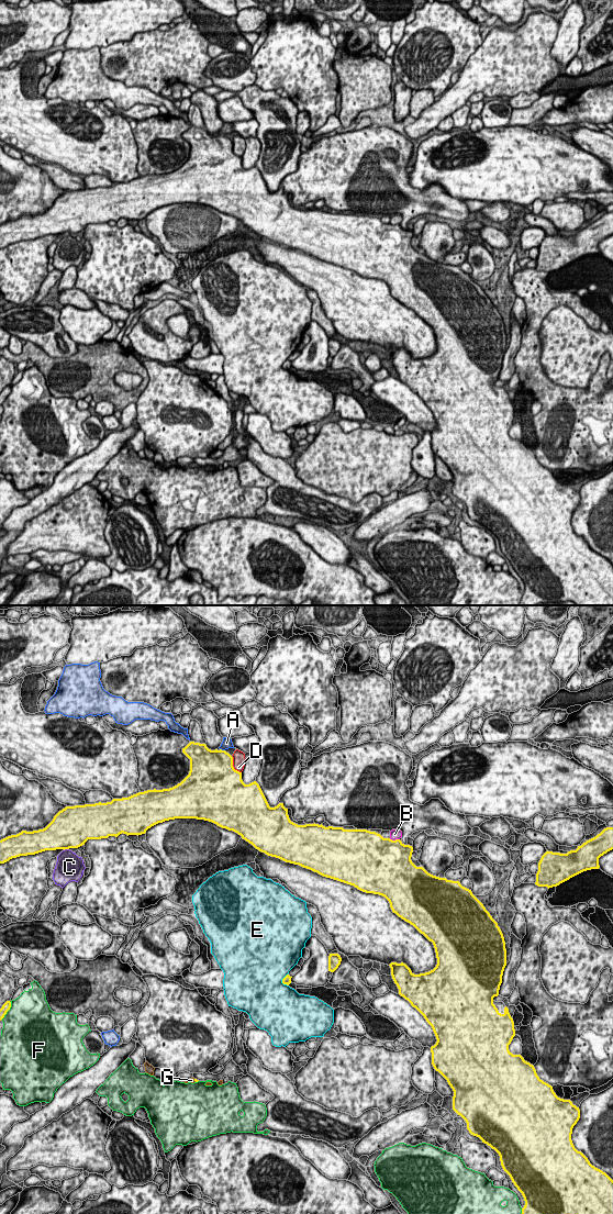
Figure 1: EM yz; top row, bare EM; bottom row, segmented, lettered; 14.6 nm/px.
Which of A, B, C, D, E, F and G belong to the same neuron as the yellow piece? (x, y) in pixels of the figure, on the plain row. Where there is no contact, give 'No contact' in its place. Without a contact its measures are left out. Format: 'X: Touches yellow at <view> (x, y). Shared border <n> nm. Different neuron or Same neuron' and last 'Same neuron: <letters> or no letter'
A: Touches yellow at yz (221, 134). Shared border 90 nm. Different neuron
B: Touches yellow at yz (396, 224). Shared border 160 nm. Different neuron
C: Touches yellow at yz (66, 233). Shared border 90 nm. Different neuron
D: Touches yellow at yz (232, 151). Shared border 300 nm. Different neuron
E: Touches yellow at yz (282, 366). Shared border 190 nm. Different neuron
F: Touches yellow at yz (8, 394). Shared border 300 nm. Different neuron
G: Touches yellow at yz (194, 465). Shared border 60 nm. Same neuron
Same neuron: G

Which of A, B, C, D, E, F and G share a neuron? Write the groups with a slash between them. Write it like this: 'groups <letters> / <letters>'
groups A / B / C / D / E / F / G

